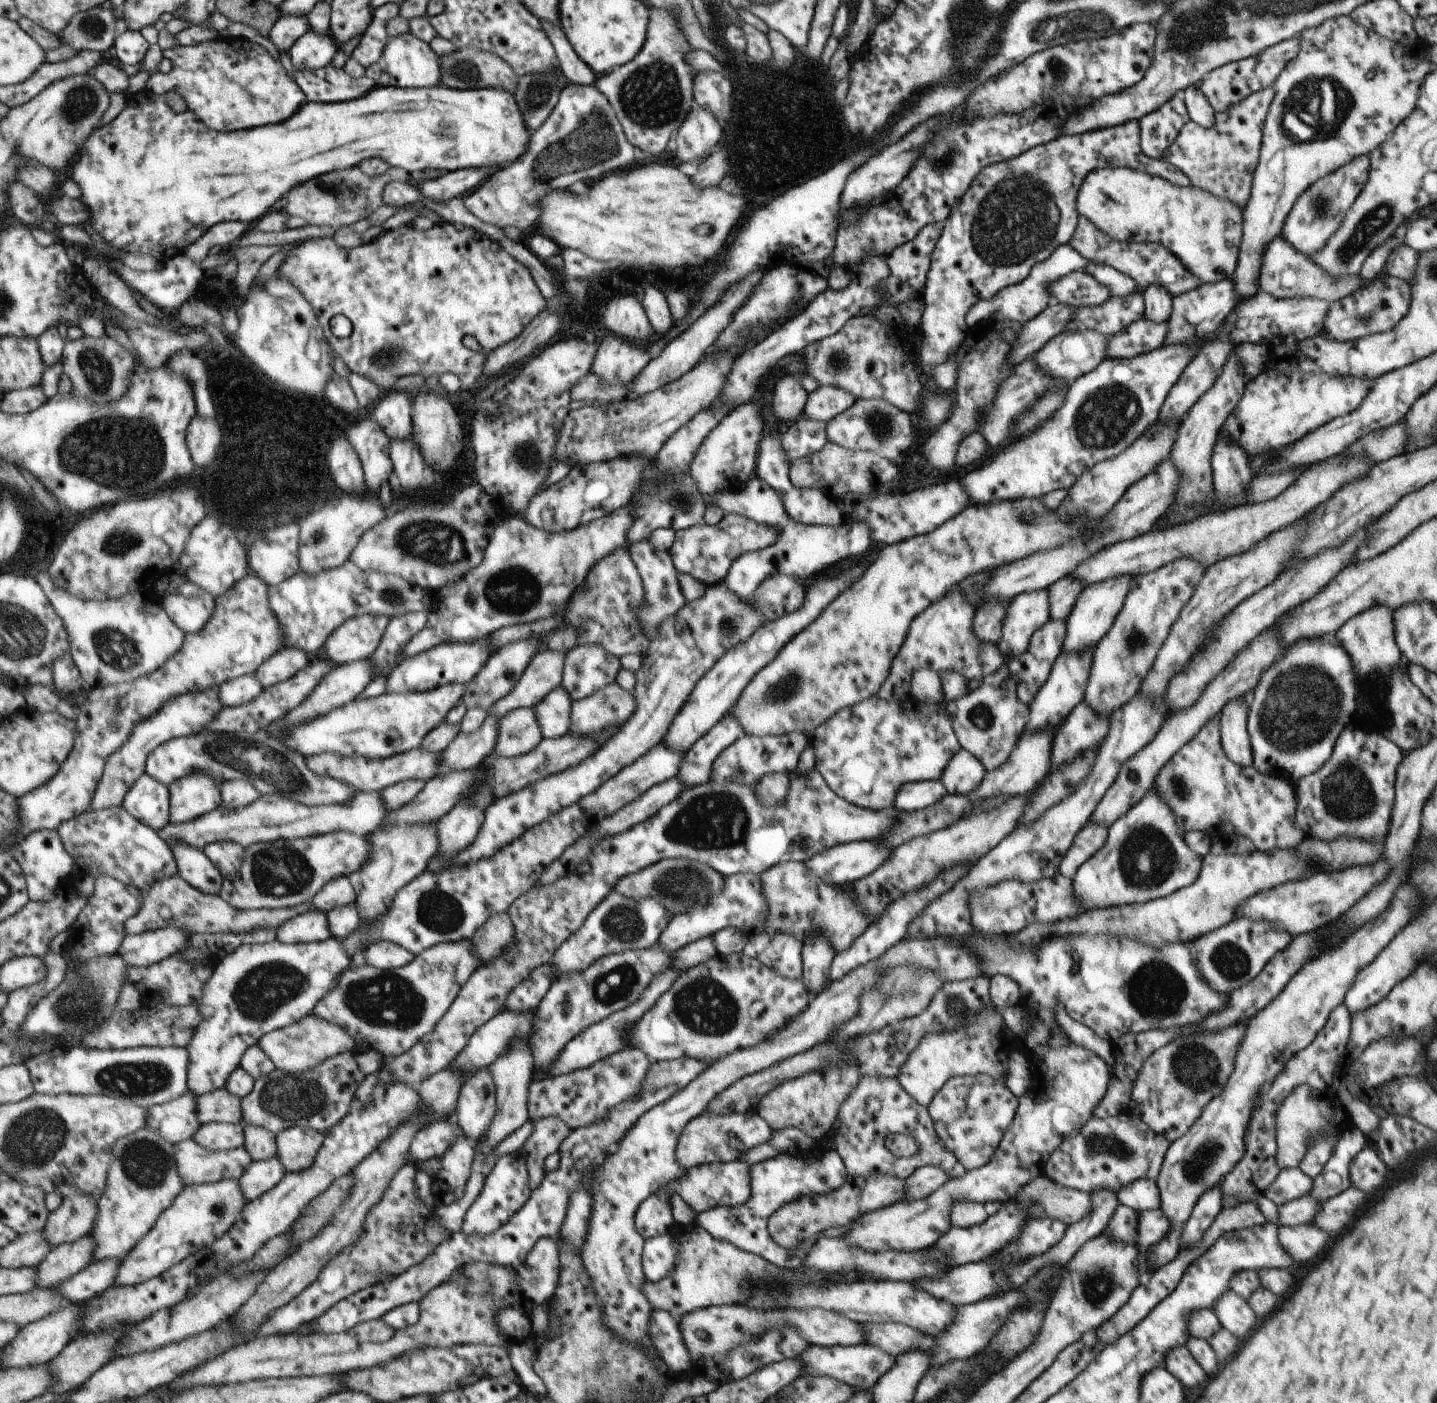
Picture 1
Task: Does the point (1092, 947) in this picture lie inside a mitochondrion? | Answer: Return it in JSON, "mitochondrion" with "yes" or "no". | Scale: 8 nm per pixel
{"mitochondrion":"no"}

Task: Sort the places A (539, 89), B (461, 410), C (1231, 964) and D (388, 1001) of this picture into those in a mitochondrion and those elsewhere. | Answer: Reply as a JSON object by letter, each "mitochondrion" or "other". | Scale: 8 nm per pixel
{"A":"mitochondrion","B":"other","C":"mitochondrion","D":"mitochondrion"}

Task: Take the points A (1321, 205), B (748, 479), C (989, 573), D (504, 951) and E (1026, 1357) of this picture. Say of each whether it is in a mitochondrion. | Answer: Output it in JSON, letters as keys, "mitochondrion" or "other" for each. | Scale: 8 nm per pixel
{"A":"mitochondrion","B":"other","C":"other","D":"other","E":"other"}

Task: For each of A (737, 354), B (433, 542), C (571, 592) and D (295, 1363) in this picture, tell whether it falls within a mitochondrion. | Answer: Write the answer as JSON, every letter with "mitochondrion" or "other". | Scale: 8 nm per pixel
{"A":"other","B":"mitochondrion","C":"other","D":"other"}

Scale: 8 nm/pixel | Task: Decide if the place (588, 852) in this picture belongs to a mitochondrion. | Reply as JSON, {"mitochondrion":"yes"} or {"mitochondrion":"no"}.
{"mitochondrion":"no"}

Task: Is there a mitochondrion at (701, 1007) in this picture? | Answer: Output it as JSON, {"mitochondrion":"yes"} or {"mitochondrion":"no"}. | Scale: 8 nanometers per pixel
{"mitochondrion":"yes"}

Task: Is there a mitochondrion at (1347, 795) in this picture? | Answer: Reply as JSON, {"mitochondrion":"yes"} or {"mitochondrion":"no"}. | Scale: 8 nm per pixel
{"mitochondrion":"yes"}

